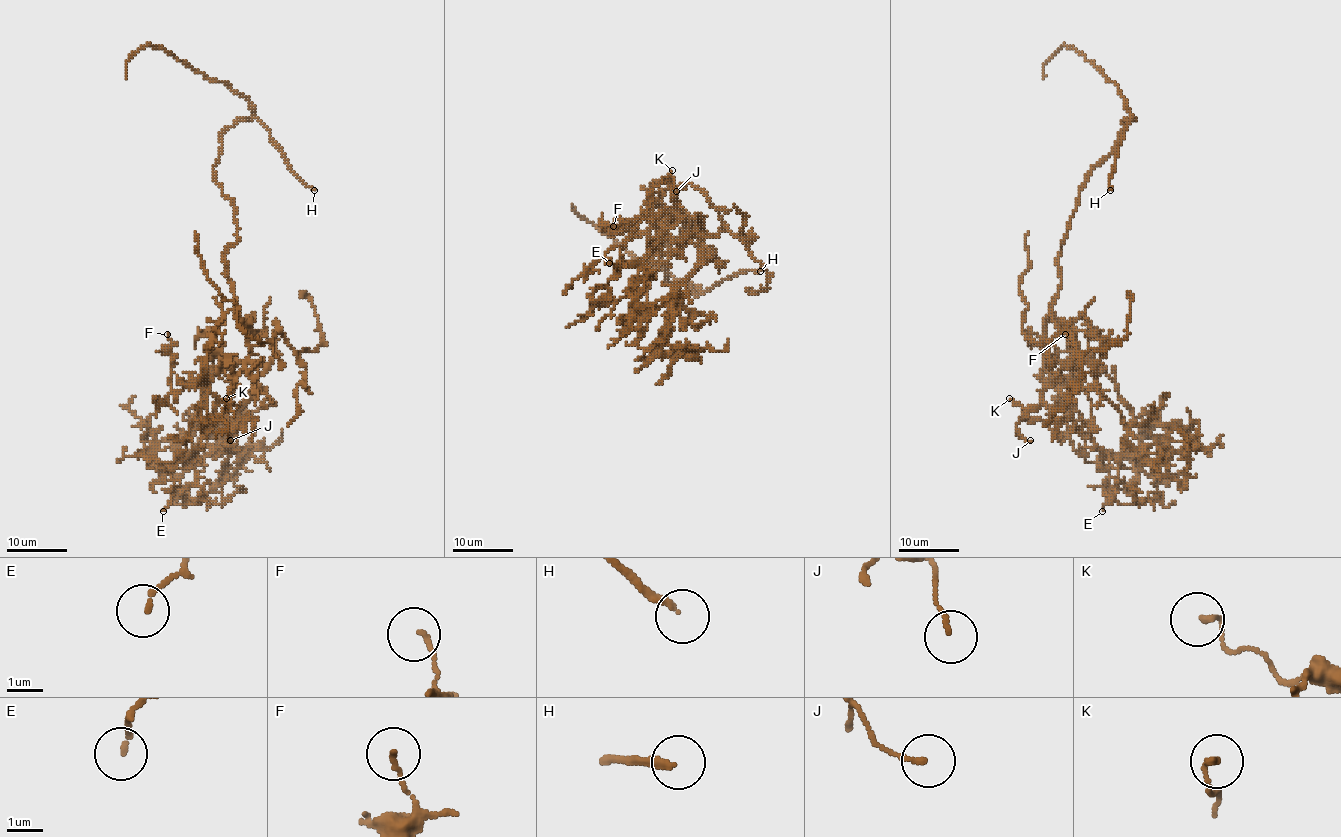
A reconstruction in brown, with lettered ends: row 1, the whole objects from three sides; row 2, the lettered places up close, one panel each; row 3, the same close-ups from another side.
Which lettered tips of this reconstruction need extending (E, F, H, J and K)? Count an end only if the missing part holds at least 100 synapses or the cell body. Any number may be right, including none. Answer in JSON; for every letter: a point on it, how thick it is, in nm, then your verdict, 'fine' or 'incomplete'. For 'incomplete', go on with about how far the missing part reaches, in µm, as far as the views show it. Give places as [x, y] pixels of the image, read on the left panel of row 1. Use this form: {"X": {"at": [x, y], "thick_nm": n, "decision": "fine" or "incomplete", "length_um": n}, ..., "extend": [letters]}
{"E": {"at": [163, 511], "thick_nm": 140, "decision": "fine"}, "F": {"at": [167, 334], "thick_nm": 110, "decision": "fine"}, "H": {"at": [314, 190], "thick_nm": 220, "decision": "incomplete", "length_um": 40}, "J": {"at": [230, 440], "thick_nm": 130, "decision": "fine"}, "K": {"at": [226, 398], "thick_nm": 140, "decision": "fine"}, "extend": ["H"]}

